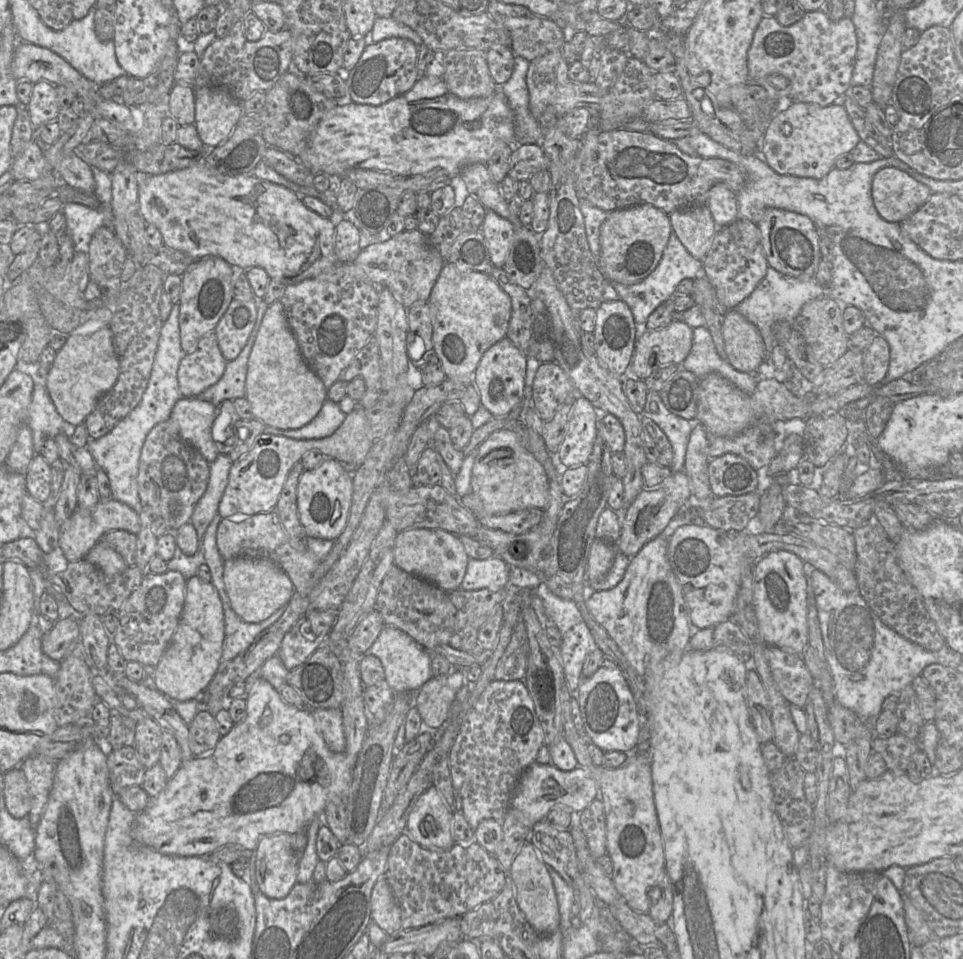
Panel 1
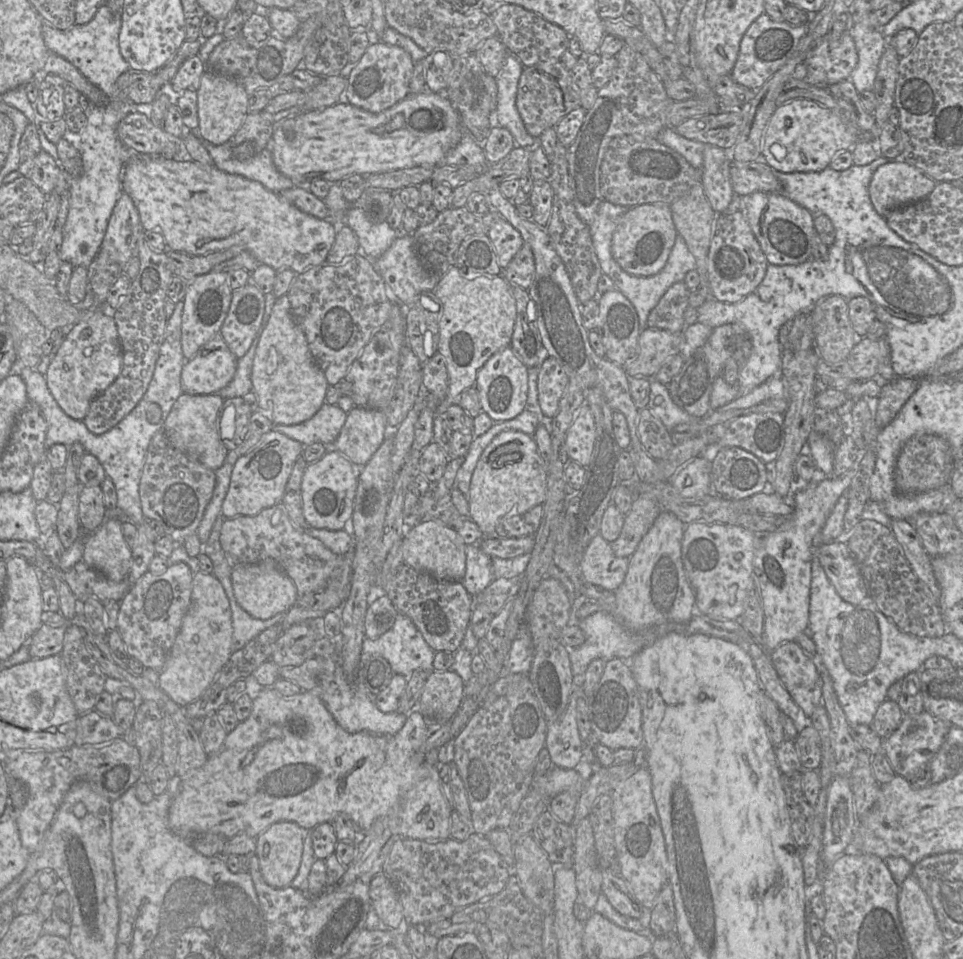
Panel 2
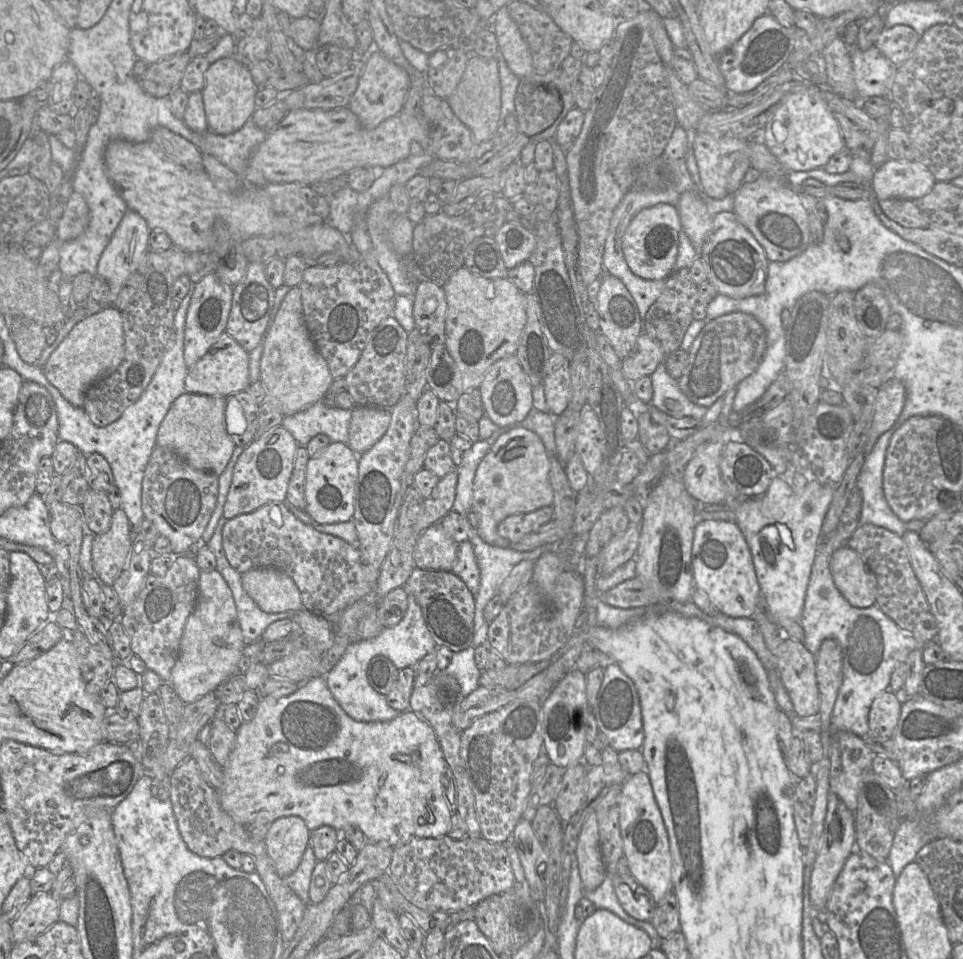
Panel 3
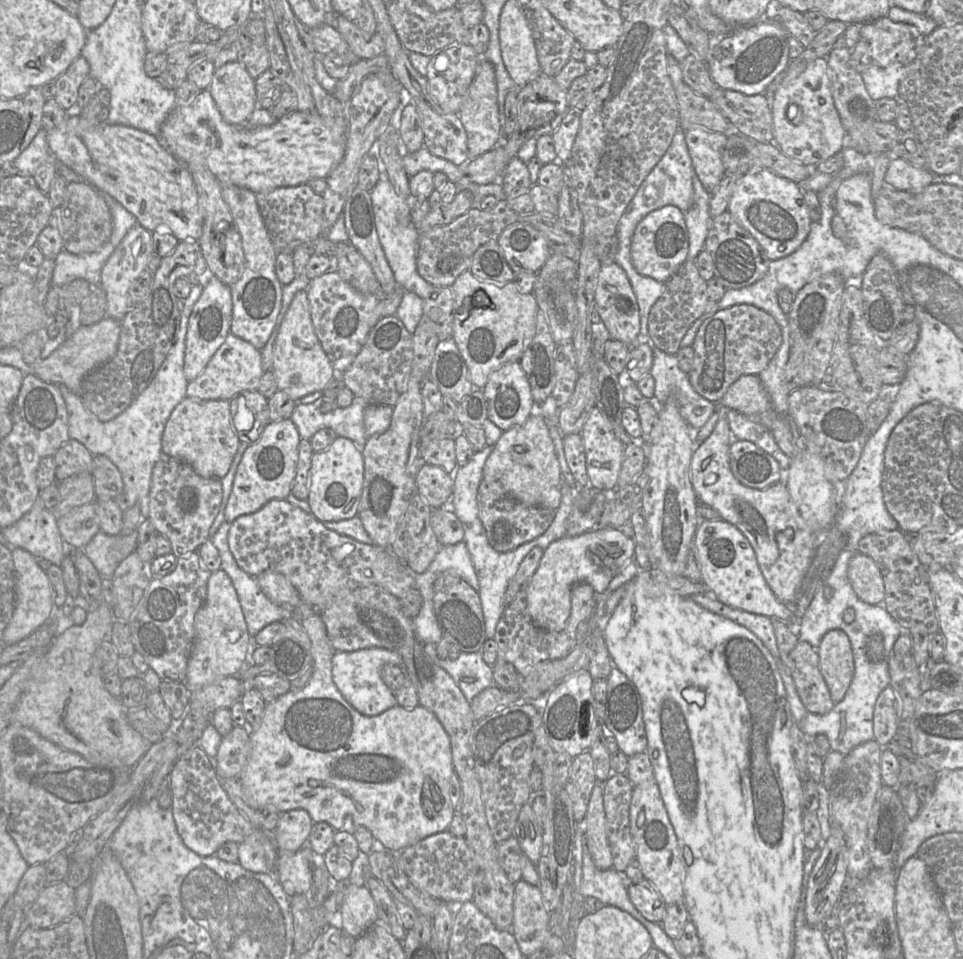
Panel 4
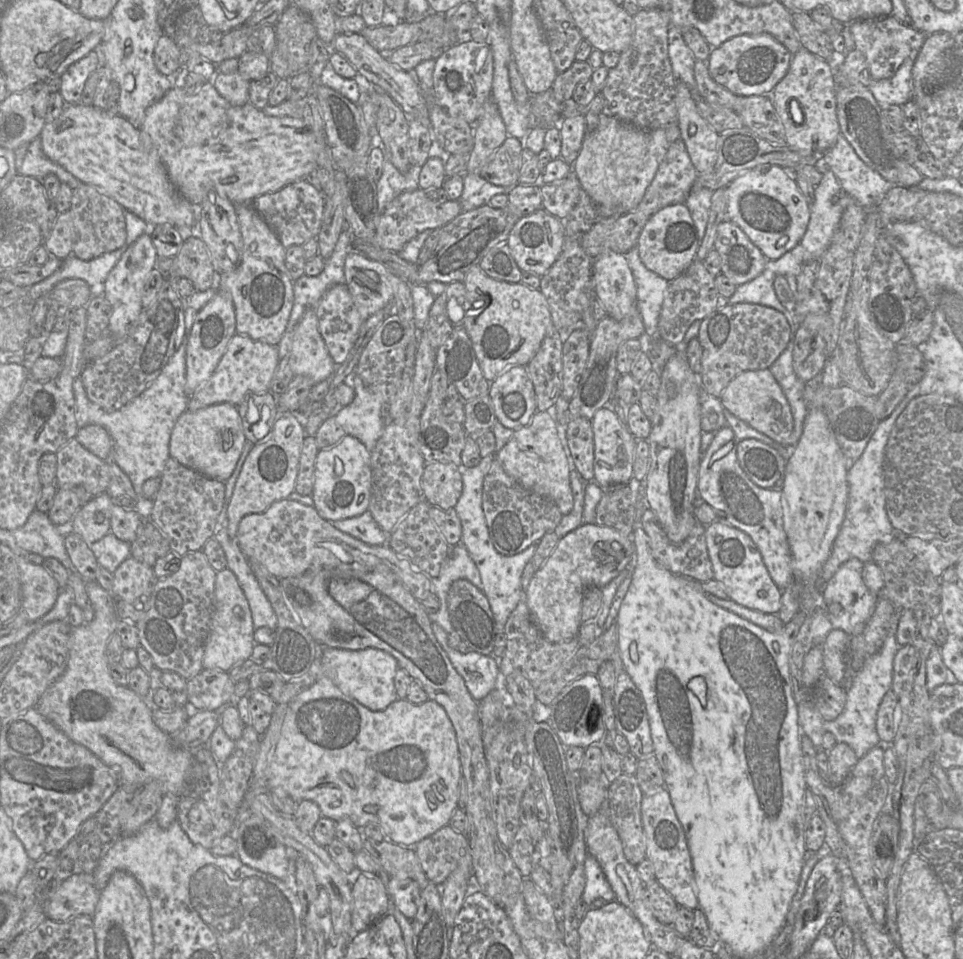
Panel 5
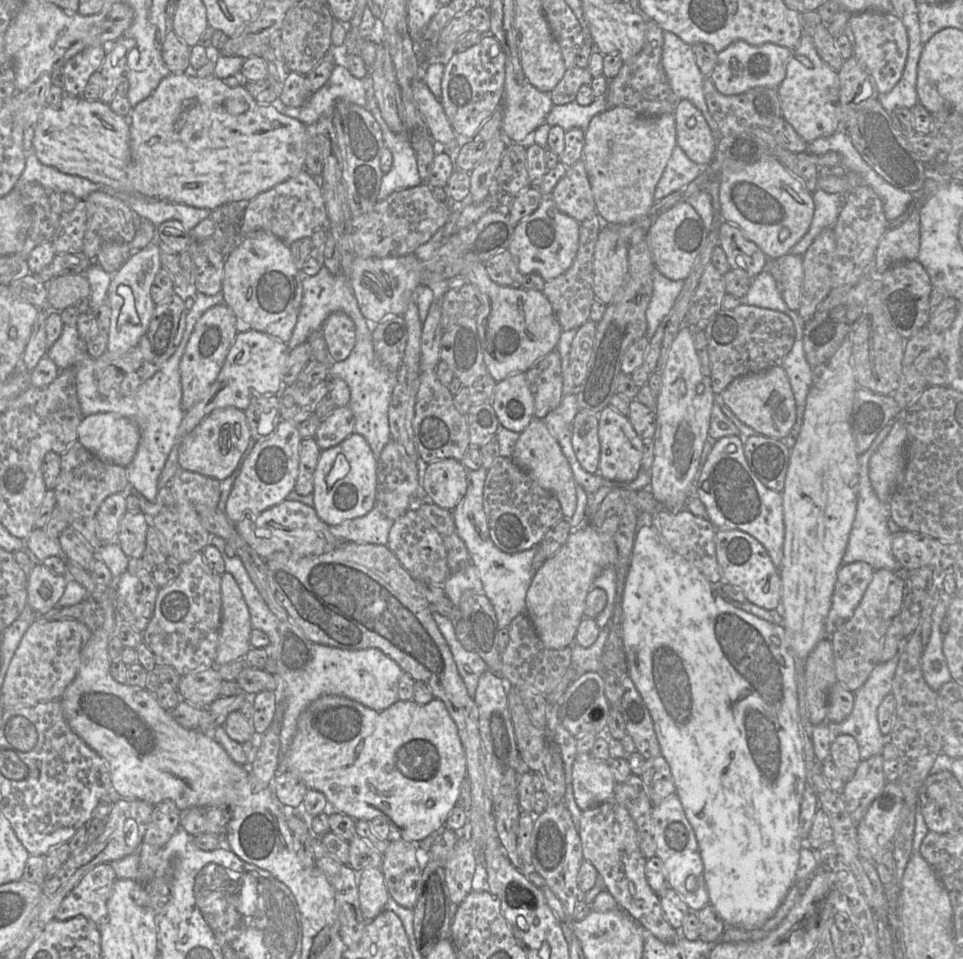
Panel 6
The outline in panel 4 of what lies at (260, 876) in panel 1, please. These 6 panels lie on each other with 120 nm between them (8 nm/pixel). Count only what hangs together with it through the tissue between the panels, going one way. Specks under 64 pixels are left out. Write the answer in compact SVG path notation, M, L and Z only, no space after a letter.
M304 809L281 814L274 830L277 851L297 852L308 843L313 821Z

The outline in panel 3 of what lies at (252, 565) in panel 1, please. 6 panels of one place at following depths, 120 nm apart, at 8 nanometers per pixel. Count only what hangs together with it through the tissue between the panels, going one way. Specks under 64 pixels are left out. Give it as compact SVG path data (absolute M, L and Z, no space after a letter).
M257 567L241 574L244 591L267 613L298 612L301 595L285 572L273 567Z

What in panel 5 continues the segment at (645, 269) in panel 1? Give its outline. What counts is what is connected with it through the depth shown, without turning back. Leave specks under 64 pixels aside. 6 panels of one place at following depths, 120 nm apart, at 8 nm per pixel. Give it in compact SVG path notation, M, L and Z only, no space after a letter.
M685 203L668 205L652 214L644 225L636 247L645 267L658 276L672 281L695 259L700 239Z

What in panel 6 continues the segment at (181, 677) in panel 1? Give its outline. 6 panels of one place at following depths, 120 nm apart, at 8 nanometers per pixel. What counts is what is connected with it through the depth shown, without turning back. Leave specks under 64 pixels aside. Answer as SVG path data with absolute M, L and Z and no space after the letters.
M228 572L221 575L221 623L215 666L245 659L252 648L252 624L247 604L235 578Z

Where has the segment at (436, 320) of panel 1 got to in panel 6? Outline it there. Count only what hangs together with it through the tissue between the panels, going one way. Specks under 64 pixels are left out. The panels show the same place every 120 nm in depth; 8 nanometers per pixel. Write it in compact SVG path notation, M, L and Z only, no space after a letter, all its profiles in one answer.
M473 262L461 270L476 288L480 301L475 317L484 363L499 382L513 373L525 373L539 359L556 349L563 331L551 304L539 290L502 286L490 279L483 262Z

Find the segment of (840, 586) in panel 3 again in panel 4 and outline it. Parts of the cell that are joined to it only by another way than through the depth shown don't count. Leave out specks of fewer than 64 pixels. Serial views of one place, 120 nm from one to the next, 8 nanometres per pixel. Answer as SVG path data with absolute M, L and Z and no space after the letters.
M856 552L849 561L847 576L860 600L871 605L883 604L885 598L883 577L871 557Z

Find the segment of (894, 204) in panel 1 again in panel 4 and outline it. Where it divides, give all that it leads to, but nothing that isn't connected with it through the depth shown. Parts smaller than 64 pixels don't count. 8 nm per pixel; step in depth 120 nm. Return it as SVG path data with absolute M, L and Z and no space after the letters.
M893 158L885 173L885 186L912 193L931 185L934 174L928 168L918 168L902 158Z

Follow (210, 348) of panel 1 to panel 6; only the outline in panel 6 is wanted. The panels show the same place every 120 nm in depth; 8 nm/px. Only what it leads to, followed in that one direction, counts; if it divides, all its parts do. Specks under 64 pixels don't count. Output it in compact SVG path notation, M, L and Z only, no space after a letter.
M255 330L238 332L230 347L218 377L203 397L188 411L178 429L177 442L189 434L207 415L216 409L234 407L245 411L252 398L279 395L290 349L276 336Z

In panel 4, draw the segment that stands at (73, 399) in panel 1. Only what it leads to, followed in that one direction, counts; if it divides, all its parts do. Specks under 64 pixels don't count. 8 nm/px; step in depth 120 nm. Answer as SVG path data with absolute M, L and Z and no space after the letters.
M109 316L78 330L54 350L47 358L33 364L34 374L46 383L64 385L73 393L80 394L83 379L98 366L111 360L116 354L121 333L121 321Z

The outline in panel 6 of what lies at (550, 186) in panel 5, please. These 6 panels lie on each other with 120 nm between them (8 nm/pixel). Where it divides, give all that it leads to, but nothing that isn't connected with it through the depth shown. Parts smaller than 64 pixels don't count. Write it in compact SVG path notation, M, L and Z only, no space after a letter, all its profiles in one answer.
M581 159L566 169L549 197L559 211L579 223L597 214L590 182Z

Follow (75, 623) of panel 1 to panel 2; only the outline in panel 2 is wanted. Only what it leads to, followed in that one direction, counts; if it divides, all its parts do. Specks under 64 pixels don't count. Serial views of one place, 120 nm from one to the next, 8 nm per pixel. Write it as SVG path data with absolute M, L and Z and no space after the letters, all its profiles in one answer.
M42 624L28 641L29 654L33 659L46 658L62 652L66 626L53 627Z

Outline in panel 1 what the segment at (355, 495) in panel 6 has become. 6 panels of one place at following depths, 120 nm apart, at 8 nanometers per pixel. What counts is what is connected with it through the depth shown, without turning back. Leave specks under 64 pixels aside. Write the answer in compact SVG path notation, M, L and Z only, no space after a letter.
M333 458L303 471L297 486L297 508L307 536L334 541L345 529L353 492L352 473Z

